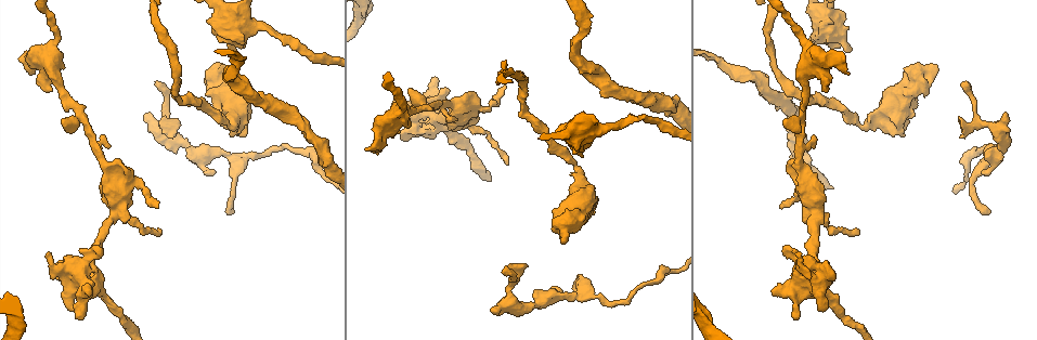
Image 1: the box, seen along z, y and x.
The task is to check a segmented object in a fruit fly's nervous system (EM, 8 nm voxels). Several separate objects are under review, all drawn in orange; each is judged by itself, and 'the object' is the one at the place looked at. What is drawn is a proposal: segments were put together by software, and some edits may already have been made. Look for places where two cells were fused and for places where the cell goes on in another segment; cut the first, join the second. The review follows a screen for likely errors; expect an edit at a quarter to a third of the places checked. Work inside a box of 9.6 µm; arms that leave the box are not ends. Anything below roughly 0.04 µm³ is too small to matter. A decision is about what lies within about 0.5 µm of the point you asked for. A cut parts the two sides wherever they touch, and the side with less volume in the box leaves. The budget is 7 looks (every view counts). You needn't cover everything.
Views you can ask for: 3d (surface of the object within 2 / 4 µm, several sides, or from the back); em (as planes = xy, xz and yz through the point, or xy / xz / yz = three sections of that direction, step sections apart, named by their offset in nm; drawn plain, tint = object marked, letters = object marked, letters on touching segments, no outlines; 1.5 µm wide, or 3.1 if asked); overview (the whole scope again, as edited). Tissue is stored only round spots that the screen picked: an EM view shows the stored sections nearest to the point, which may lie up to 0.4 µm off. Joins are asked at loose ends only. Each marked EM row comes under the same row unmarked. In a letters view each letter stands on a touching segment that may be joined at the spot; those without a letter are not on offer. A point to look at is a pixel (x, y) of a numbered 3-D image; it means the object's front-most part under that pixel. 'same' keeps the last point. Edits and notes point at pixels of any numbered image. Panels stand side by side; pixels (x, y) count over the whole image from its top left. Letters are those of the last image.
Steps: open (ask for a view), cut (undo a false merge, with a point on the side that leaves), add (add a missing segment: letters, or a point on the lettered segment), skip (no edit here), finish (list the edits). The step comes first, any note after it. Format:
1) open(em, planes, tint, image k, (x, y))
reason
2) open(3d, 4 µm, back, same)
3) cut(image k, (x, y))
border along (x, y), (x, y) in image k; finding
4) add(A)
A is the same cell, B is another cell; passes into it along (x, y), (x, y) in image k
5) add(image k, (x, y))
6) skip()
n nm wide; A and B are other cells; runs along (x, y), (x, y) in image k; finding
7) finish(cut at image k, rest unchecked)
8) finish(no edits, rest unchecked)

open(em, xz, step 8, tint, image 1, (988, 214))

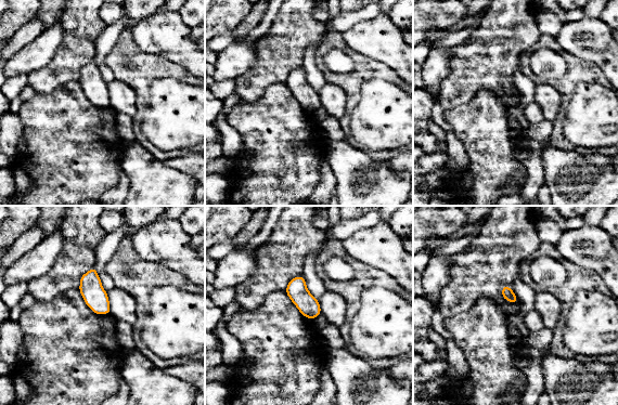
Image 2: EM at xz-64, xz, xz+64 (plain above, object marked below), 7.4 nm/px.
open(em, planes, letters, same)
cut it another way

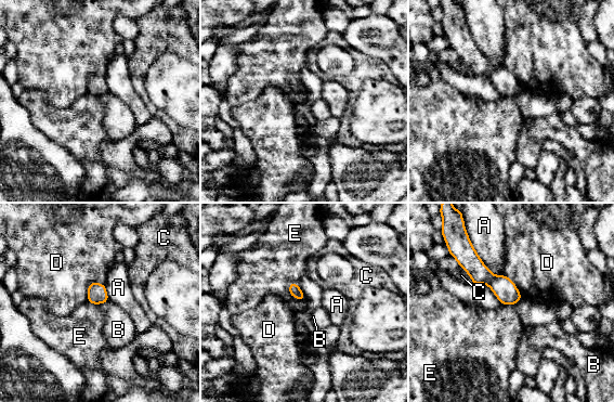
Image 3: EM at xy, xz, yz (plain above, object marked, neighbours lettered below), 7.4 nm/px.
skip()
A touches over 340 nm; A, B, C, D and E are other cells; runs along (464, 264), (471, 264), (518, 297) in image 3; none of them fits

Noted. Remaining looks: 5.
open(3d, 4 µm, image 1, (47, 252))
an open end

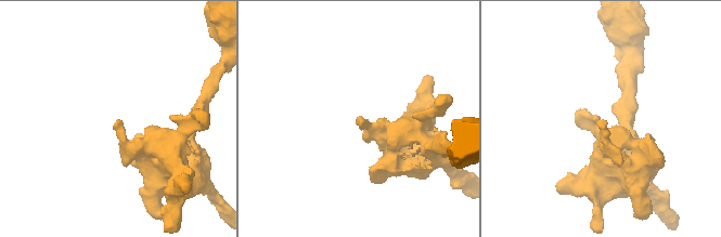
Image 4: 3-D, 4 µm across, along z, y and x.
open(em, xz, step 4, letters, image 4, (117, 123))

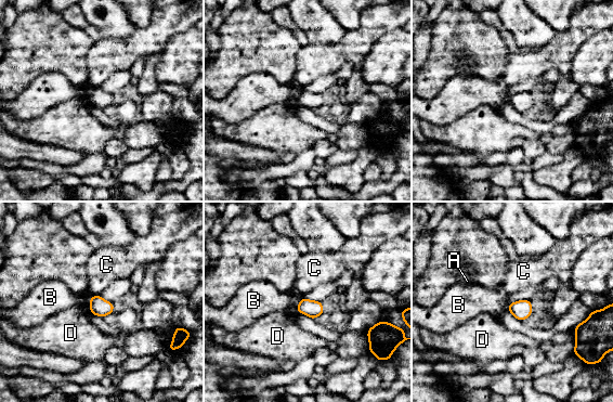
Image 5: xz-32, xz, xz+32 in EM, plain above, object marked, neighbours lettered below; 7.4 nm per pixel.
open(em, planes, letters, same)
another direction

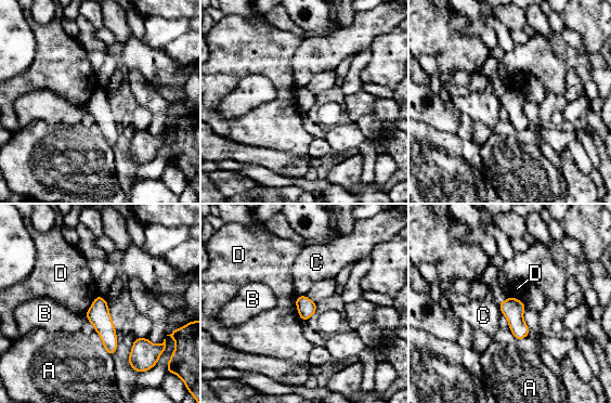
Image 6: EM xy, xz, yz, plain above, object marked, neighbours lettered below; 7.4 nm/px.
skip()
A, B, C and D are other cells; no lettered segment goes on from it

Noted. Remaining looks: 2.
open(em, xy, step 4, letters, image 1, (783, 124))
branch stops here

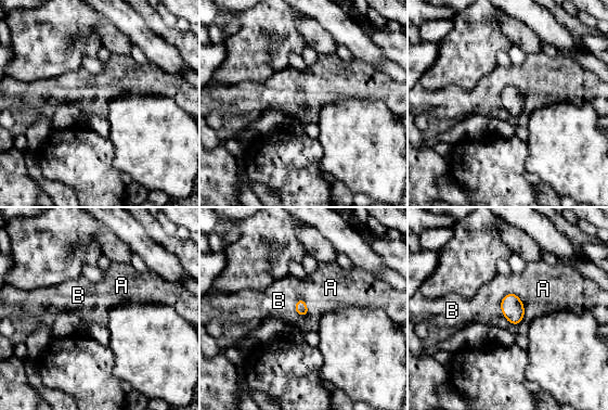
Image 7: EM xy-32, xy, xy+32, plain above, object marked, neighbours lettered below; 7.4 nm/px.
skip()
A touches over 260 nm; A and B are other cells; border along (512, 292), (524, 307), (518, 324) in image 7; no lettered segment goes on from it

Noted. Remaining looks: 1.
finish(no edits, rest unchecked)

